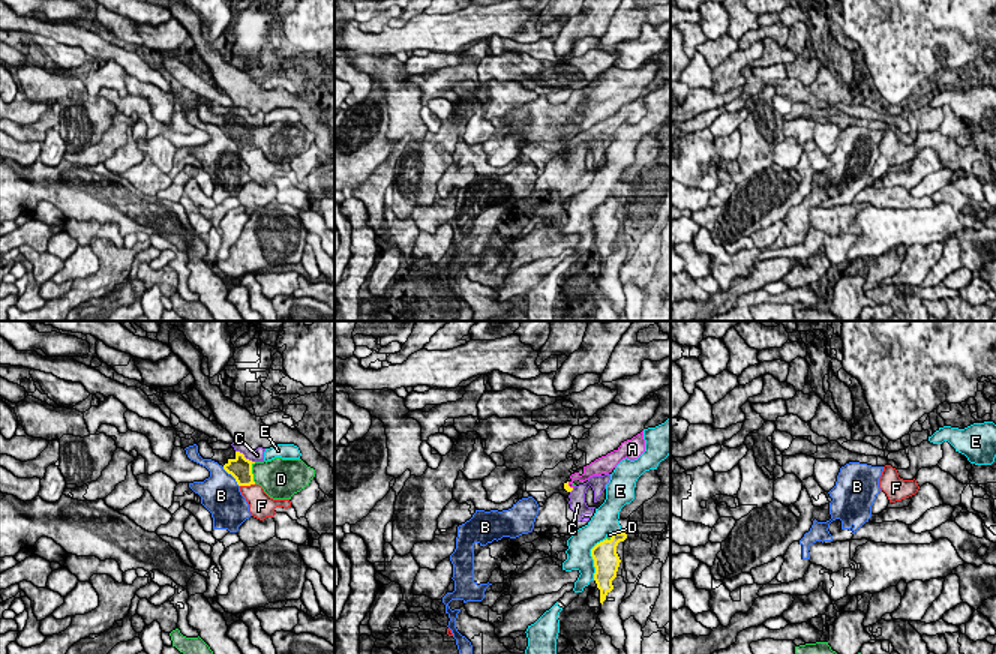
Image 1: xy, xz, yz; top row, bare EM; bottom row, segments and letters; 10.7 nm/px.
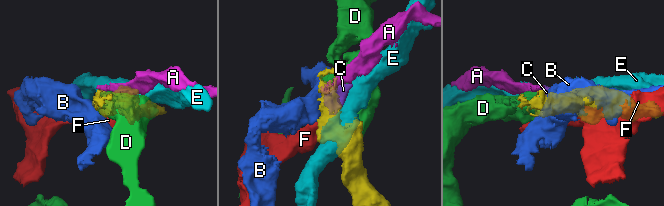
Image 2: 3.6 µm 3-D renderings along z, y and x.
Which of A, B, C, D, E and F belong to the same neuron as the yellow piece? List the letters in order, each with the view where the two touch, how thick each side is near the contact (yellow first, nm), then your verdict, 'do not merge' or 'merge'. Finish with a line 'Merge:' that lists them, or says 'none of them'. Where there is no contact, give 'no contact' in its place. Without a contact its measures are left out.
A: xz | 70/100 nm | do not merge
B: xy | 240/420 nm | do not merge
C: xy | 240/130 nm | do not merge
D: xy | 240/360 nm | merge
E: xz | 280/260 nm | do not merge
F: xy | 240/240 nm | do not merge
Merge: D

